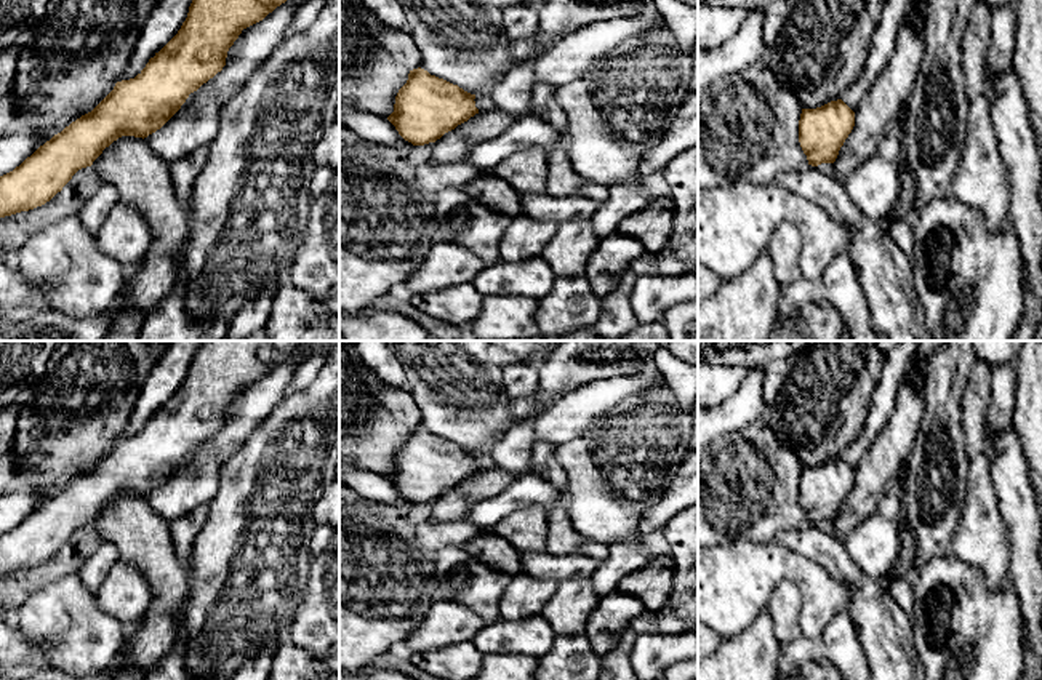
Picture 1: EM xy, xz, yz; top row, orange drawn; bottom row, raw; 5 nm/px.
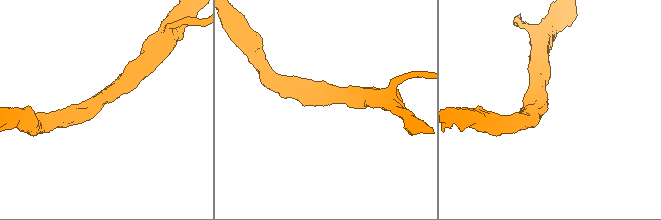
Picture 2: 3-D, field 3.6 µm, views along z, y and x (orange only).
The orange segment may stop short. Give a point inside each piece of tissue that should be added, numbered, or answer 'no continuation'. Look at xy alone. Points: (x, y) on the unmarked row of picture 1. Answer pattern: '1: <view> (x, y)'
no continuation

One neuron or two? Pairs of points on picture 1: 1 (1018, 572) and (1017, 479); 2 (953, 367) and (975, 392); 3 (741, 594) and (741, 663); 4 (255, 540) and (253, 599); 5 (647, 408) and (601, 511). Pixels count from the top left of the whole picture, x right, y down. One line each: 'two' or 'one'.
1: one
2: two
3: two
4: one
5: one

